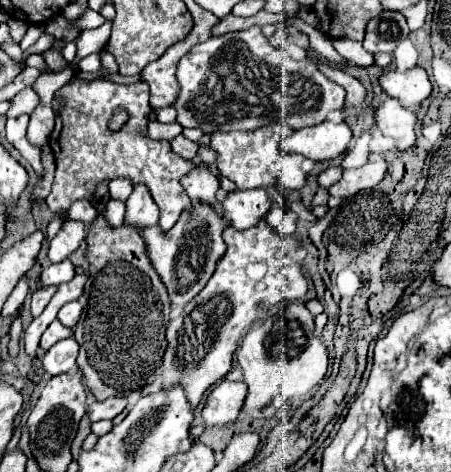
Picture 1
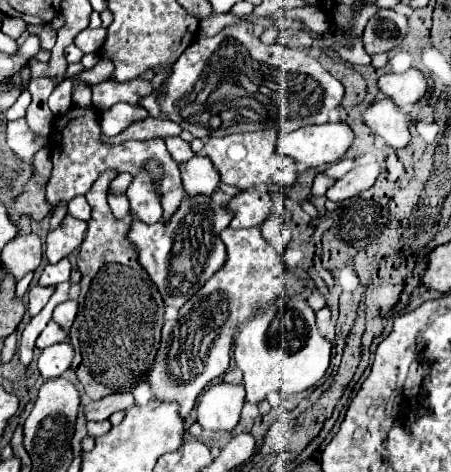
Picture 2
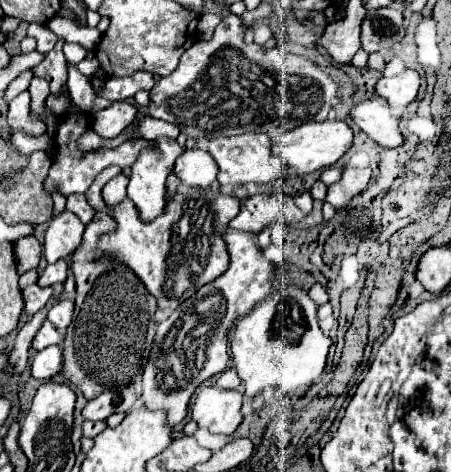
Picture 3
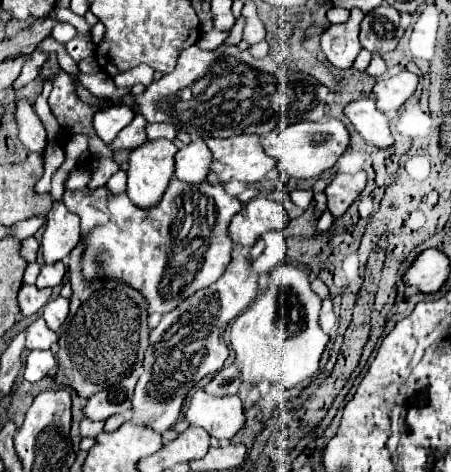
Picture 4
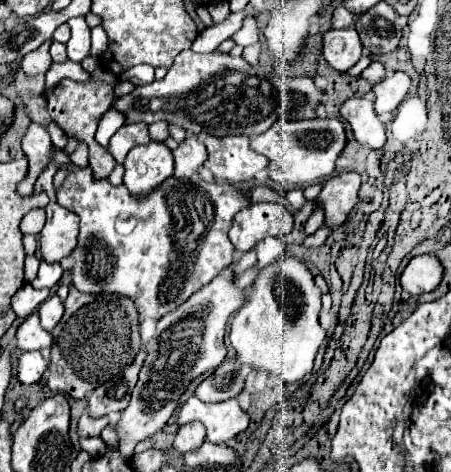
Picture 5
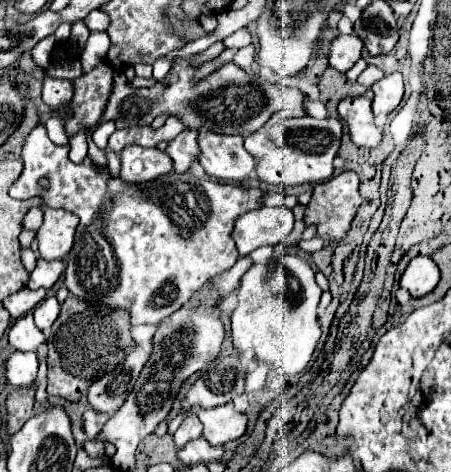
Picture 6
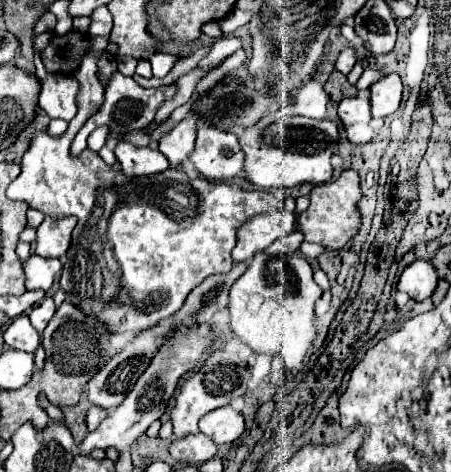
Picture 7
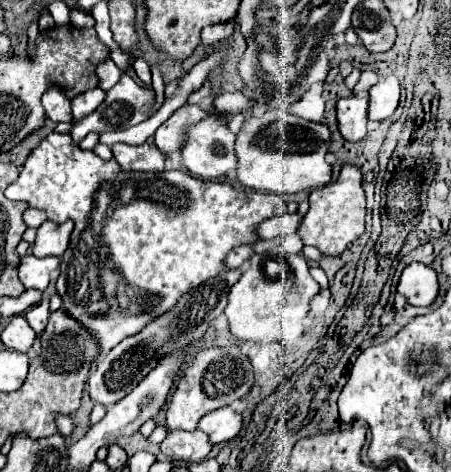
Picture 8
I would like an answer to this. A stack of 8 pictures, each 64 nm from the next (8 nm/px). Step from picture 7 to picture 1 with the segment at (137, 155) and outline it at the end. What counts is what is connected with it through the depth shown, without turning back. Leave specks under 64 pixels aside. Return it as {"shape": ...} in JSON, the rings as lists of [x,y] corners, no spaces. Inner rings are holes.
{"shape":[[[182,134],[176,136],[176,138],[172,138],[172,140],[170,140],[170,146],[172,146],[172,150],[174,150],[176,154],[180,154],[180,156],[186,158],[186,160],[194,160],[194,156],[196,156],[196,152],[198,152],[196,142],[184,138]],[[134,184],[130,198],[126,200],[126,222],[136,226],[158,224],[158,208],[144,184]]]}

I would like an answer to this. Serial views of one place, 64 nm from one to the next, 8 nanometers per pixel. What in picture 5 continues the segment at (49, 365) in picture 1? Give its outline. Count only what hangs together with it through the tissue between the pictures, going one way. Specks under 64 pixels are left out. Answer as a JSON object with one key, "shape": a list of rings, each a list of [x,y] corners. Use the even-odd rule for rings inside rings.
{"shape":[[[38,350],[22,352],[16,360],[16,380],[20,384],[36,384],[46,372],[46,368],[48,368],[48,362],[42,358]]]}

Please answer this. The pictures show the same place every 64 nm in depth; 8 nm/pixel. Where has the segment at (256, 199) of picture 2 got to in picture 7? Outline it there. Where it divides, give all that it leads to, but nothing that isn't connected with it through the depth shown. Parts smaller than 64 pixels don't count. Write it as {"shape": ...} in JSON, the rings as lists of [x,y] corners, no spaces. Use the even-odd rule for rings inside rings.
{"shape":[[[274,210],[248,220],[238,232],[238,244],[232,250],[234,262],[250,260],[256,252],[264,250],[274,240],[293,232],[294,220],[296,220],[295,214],[288,210],[282,212]]]}

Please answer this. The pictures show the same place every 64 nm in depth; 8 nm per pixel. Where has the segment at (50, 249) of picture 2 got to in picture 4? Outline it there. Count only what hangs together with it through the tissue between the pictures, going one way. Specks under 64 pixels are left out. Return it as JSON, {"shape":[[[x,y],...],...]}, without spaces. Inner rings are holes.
{"shape":[[[52,202],[42,236],[42,256],[46,264],[66,258],[80,242],[80,218],[62,202]]]}

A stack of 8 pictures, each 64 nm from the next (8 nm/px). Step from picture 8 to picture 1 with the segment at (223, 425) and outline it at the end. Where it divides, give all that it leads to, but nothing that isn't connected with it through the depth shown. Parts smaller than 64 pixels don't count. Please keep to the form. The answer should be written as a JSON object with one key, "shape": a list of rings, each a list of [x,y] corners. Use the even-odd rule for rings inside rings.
{"shape":[[[222,380],[220,384],[212,386],[204,408],[202,408],[202,420],[204,426],[228,426],[234,424],[242,404],[246,398],[246,384],[244,382],[228,382]]]}

